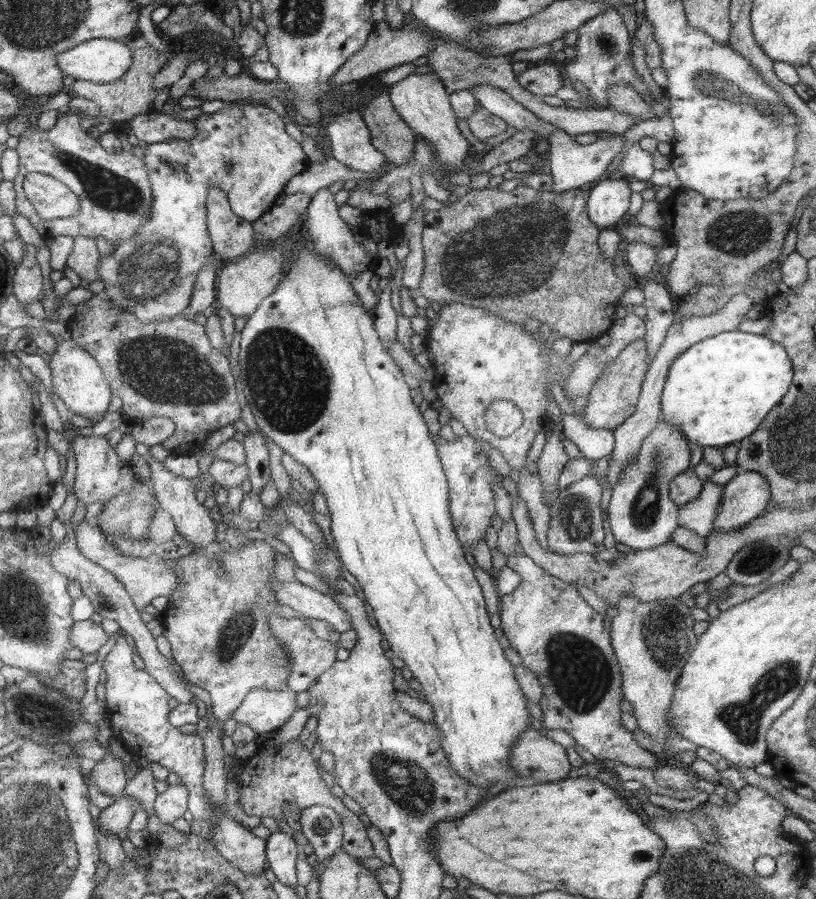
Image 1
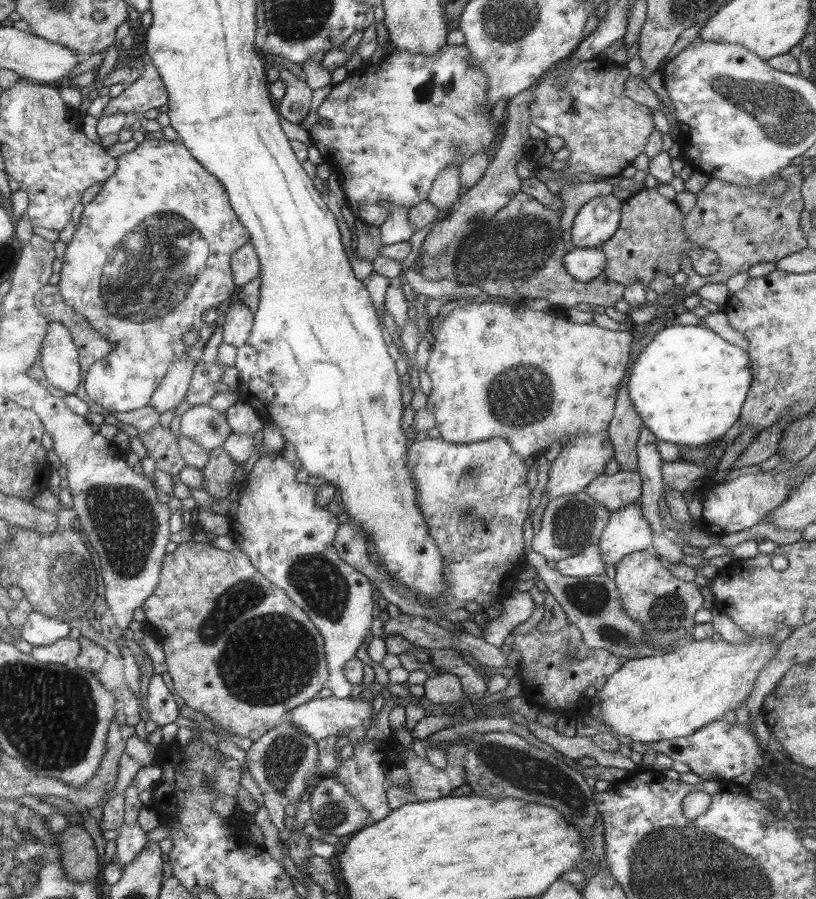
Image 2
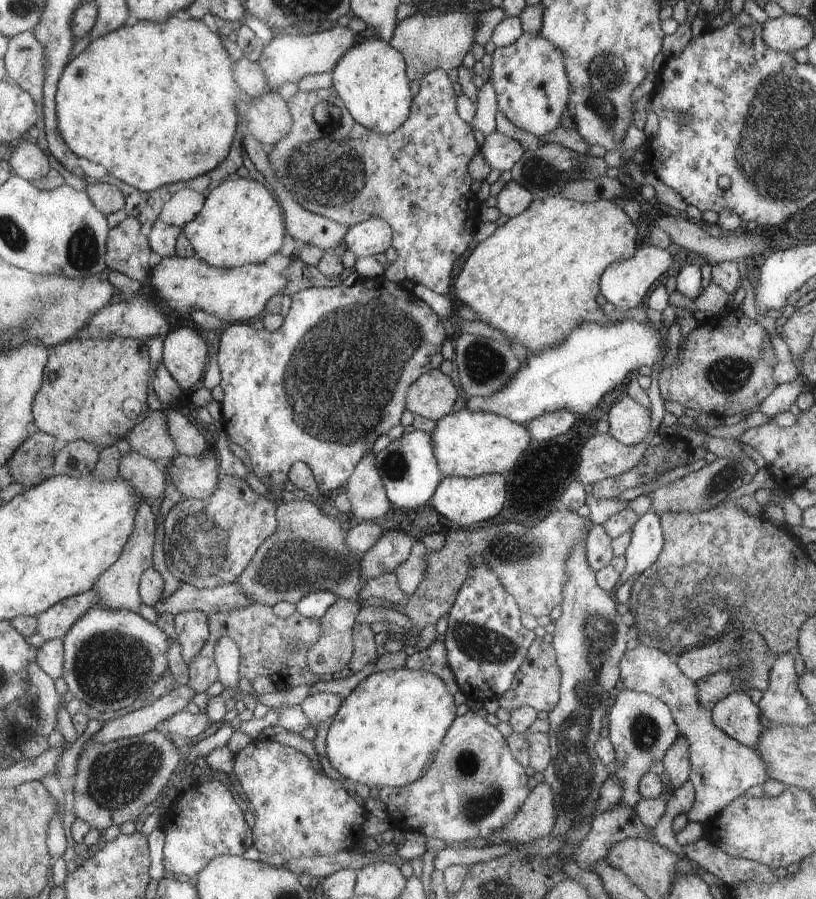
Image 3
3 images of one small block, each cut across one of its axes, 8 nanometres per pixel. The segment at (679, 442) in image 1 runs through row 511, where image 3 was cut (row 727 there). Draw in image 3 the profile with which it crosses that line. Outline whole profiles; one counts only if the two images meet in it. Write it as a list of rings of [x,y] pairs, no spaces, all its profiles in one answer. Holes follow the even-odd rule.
[[[622,689],[616,693],[614,706],[608,712],[607,727],[608,740],[614,746],[615,761],[619,763],[613,777],[622,786],[623,798],[620,800],[622,804],[635,808],[643,797],[639,792],[639,782],[644,774],[649,773],[654,762],[663,760],[667,750],[681,736],[679,725],[675,722],[671,707],[663,699],[656,698],[655,695]]]

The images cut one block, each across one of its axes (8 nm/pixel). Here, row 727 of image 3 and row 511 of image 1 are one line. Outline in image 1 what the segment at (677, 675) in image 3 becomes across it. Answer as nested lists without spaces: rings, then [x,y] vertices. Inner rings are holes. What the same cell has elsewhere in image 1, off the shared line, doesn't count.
[[[705,481],[700,496],[679,507],[679,526],[694,530],[700,537],[710,535],[715,530],[715,520],[723,502],[723,490],[722,484]]]

